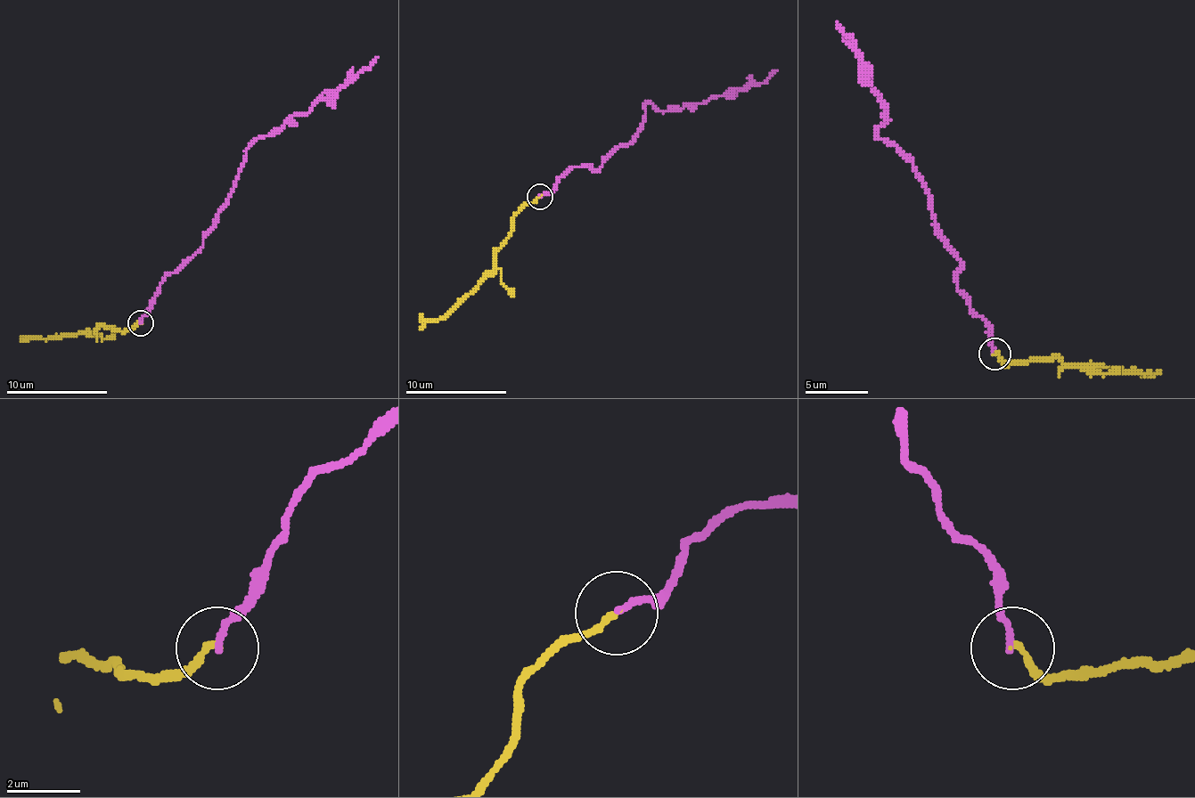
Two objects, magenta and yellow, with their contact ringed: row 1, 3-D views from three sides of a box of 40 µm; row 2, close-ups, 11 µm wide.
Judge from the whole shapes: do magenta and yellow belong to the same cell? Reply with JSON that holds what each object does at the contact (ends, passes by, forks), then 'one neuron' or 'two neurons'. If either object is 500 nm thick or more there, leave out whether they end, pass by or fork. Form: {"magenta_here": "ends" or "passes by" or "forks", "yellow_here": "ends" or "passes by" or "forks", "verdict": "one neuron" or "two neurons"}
{"magenta_here": "ends", "yellow_here": "ends", "verdict": "two neurons"}

